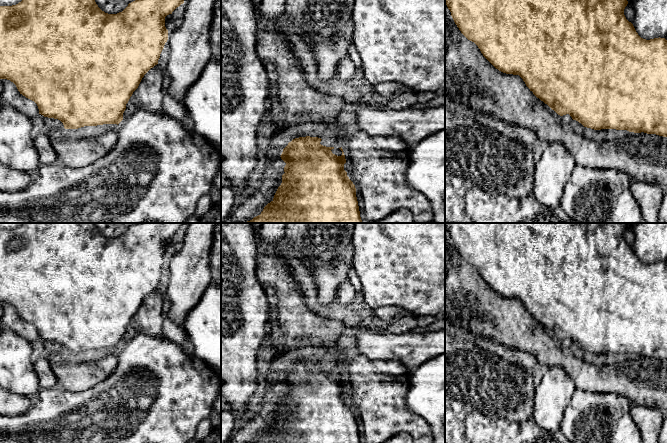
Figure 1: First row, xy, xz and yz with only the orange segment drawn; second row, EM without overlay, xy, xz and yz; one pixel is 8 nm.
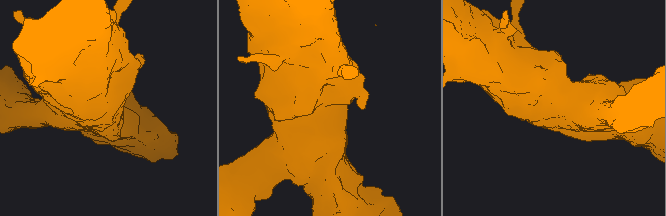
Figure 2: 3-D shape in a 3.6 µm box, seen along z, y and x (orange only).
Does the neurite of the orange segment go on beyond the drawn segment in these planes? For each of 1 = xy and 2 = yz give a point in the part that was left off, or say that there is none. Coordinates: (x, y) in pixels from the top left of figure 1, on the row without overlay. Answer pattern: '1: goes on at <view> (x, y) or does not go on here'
1: does not go on here
2: does not go on here

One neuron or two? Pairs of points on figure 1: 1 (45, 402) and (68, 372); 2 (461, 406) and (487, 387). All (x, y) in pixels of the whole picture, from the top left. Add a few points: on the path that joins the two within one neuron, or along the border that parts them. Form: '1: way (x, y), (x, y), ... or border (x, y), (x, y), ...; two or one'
1: border (58, 384), (67, 390), (82, 390); two
2: way (467, 400), (481, 387); one

